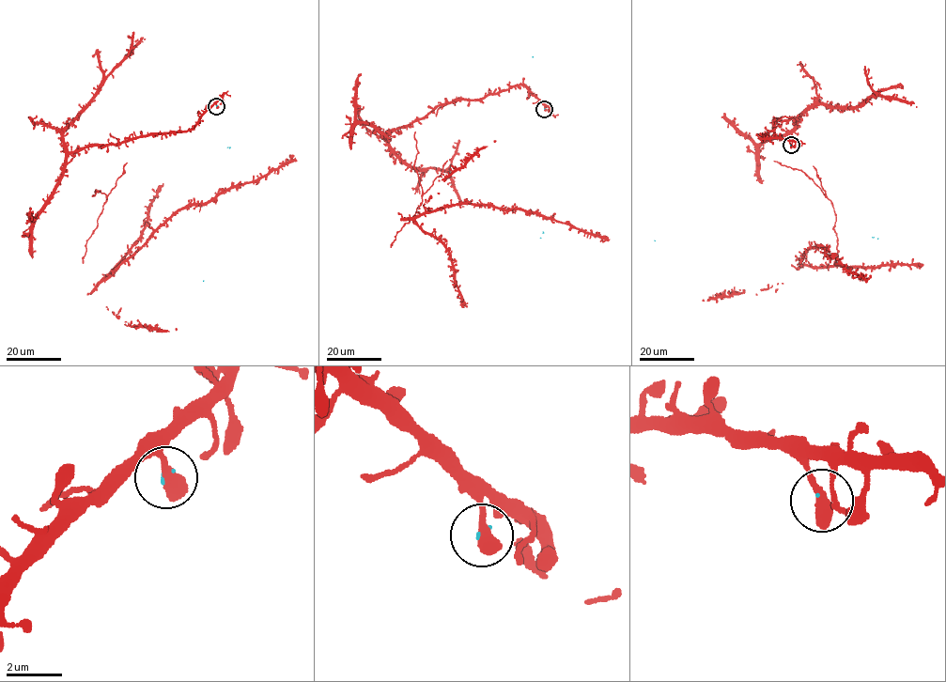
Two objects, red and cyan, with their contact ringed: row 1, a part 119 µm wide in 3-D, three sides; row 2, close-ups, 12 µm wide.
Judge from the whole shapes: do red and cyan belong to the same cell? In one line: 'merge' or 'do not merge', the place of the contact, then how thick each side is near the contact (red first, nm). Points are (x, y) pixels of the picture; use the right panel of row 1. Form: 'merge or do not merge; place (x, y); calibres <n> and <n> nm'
do not merge; place (791, 145); calibres 600 and 60 nm

